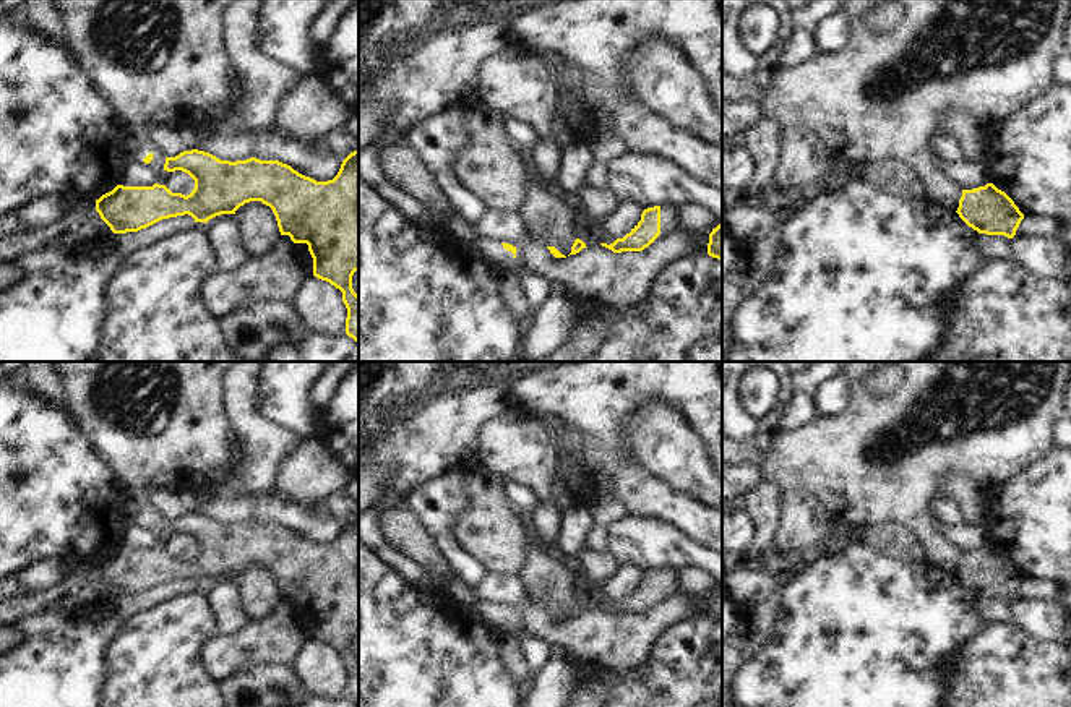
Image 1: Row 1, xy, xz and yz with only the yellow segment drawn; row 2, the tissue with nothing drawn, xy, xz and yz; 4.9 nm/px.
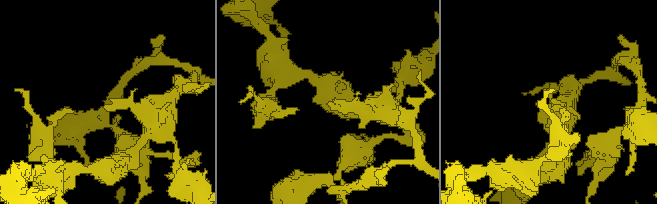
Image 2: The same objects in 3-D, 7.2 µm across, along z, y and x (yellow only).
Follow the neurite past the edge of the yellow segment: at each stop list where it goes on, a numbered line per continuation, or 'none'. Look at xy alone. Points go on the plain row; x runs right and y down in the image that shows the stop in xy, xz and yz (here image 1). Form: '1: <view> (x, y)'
1: xy (133, 508)

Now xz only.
1: xz (490, 615)

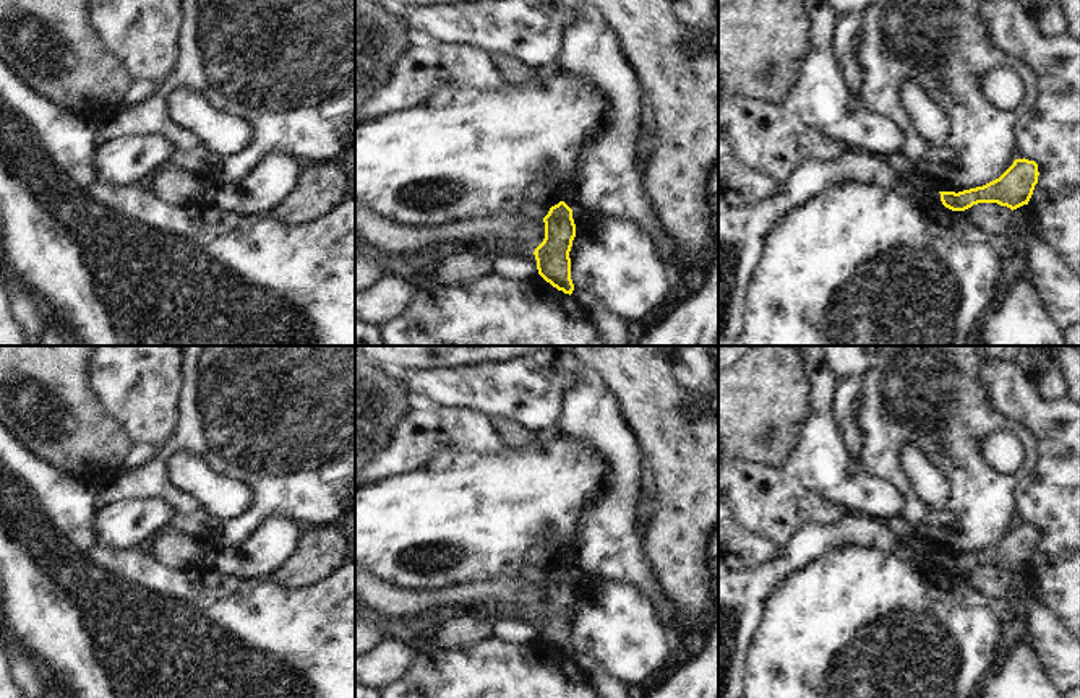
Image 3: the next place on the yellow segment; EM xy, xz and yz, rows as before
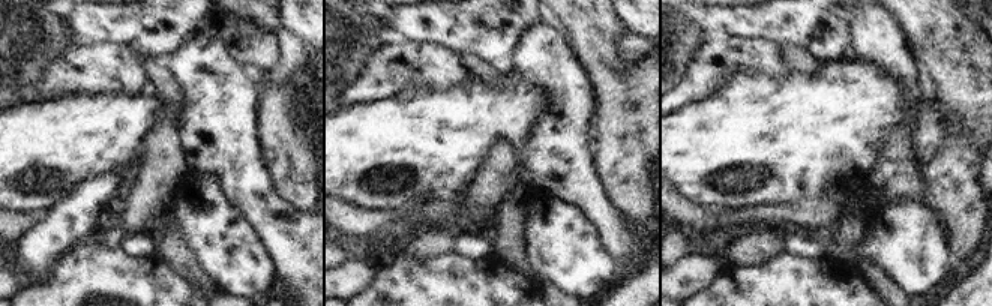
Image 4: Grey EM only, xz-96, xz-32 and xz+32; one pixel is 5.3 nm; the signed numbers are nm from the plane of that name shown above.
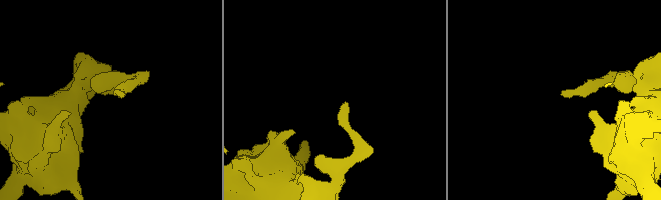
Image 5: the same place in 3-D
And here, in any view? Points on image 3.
none

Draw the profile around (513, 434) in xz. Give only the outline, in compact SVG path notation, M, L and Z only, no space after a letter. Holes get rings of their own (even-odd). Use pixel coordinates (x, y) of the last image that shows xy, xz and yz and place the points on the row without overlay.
M490 417L491 425L506 446L538 448L538 433L506 417Z

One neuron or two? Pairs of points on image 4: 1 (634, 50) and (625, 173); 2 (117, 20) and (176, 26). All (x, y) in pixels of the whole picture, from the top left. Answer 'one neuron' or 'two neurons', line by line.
1: two neurons
2: one neuron

